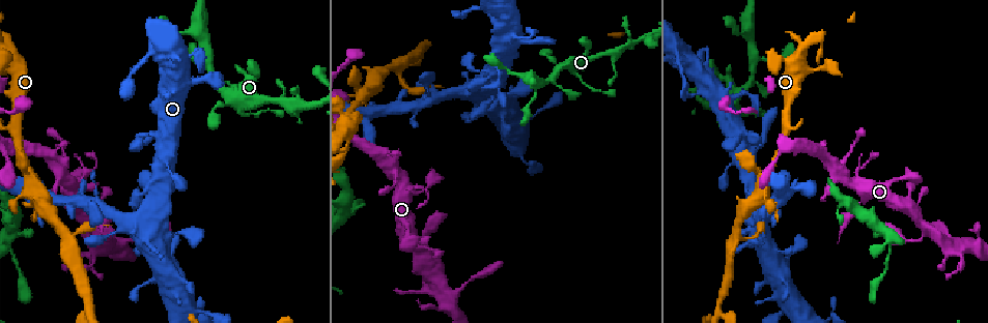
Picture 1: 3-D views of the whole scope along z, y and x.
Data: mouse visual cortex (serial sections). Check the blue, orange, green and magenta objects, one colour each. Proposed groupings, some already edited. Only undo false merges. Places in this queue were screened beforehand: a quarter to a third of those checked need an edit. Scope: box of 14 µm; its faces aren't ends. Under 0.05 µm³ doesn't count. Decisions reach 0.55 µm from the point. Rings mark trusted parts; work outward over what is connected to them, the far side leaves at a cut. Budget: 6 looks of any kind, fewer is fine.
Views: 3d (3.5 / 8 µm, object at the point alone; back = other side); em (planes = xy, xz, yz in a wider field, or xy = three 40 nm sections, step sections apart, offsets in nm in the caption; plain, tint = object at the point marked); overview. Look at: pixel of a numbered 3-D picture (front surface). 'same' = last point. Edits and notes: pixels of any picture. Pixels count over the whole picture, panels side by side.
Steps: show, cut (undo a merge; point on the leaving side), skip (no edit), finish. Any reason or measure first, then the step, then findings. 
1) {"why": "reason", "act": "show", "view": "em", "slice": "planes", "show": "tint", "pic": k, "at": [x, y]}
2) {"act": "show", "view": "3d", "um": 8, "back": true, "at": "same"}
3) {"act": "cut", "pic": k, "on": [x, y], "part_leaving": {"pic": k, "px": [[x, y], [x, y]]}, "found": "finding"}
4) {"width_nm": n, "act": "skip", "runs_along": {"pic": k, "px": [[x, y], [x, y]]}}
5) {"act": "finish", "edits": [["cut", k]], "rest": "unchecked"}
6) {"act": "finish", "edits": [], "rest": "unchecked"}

{"why": "narrows sharply", "act": "show", "view": "3d", "um": 3.5, "pic": 1, "at": [521, 42]}

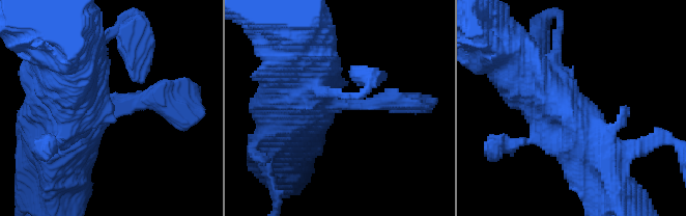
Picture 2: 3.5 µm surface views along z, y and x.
{"why": "shape alone is not enough", "act": "show", "view": "em", "slice": "xy", "step": 3, "show": "tint", "pic": 2, "at": [103, 101]}

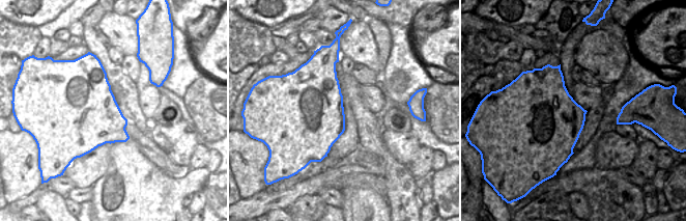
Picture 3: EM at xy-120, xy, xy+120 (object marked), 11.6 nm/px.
{"act": "skip", "found": "one cell here"}

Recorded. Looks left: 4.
{"why": "calibre changes", "act": "show", "view": "3d", "um": 3.5, "back": true, "pic": 1, "at": [80, 178]}

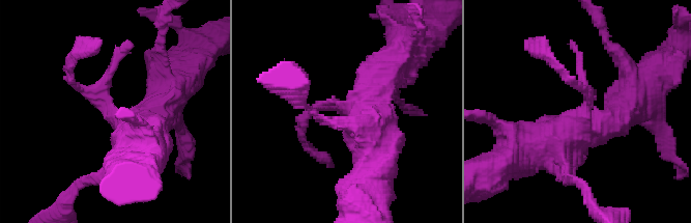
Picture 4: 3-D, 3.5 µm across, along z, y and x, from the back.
{"act": "show", "view": "em", "slice": "xy", "step": 2, "show": "tint", "pic": 4, "at": [111, 107]}

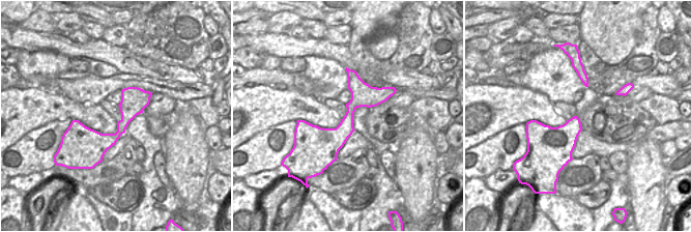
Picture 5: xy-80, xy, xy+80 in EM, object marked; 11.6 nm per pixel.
{"width_nm": 200, "act": "skip", "runs_along": {"pic": 4, "px": [[143, 144], [70, 74]]}, "found": "one cell here"}

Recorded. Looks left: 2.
{"why": "sharp bend", "act": "show", "view": "3d", "um": 3.5, "pic": 1, "at": [529, 165]}

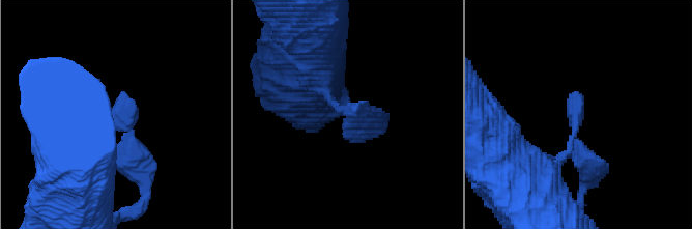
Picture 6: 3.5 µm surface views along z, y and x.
{"arm_widths_nm": [200, 300], "act": "show", "view": "em", "slice": "xy", "step": 3, "show": "tint", "pic": 6, "at": [573, 125]}

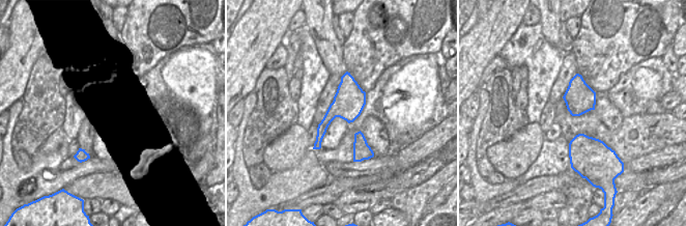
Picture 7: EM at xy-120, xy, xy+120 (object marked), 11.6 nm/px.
{"act": "skip", "runs_along": {"pic": 6, "px": [[322, 80], [338, 109], [388, 114]]}, "found": "continuous, no second cell"}

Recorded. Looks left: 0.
{"act": "finish", "edits": [], "rest": "unchecked"}

